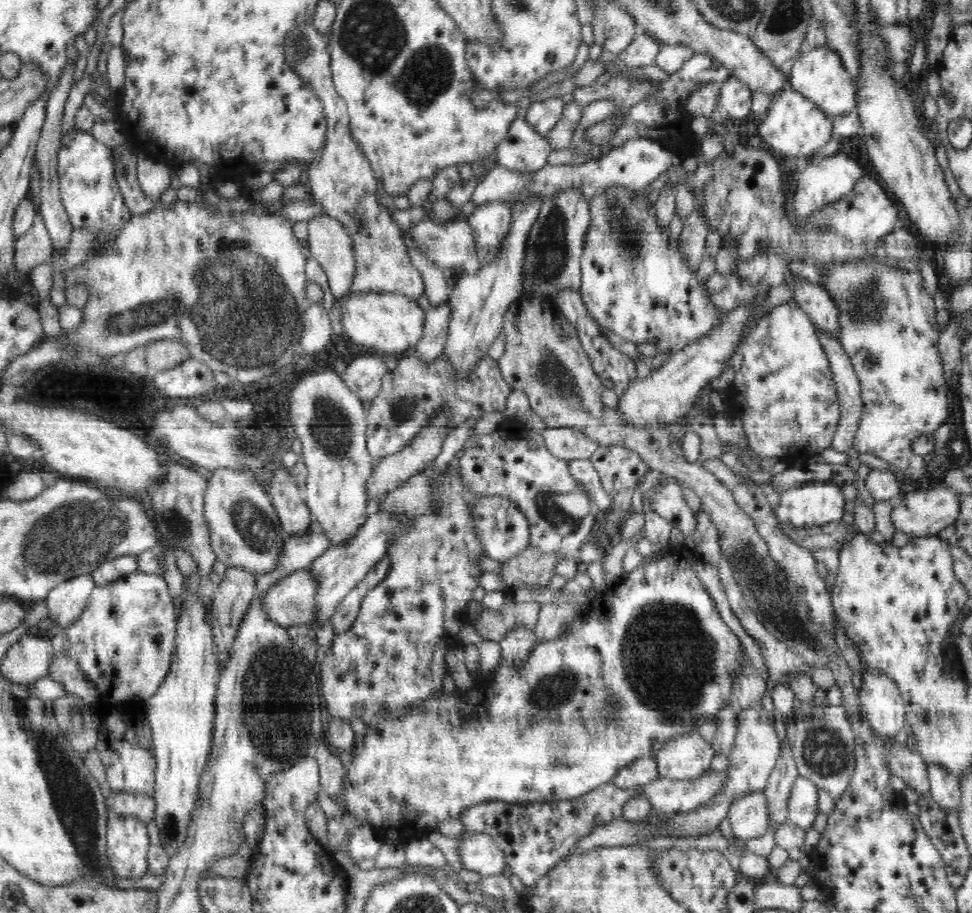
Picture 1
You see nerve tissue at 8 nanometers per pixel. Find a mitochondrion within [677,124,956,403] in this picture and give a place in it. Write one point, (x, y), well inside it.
(866, 304)

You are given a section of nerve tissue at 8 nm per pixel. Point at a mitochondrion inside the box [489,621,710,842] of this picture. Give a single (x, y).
(553, 692)

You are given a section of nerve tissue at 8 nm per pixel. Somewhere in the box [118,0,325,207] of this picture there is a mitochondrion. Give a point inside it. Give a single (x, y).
(300, 46)

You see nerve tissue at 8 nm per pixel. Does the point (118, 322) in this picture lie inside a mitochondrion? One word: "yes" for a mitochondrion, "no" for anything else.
yes

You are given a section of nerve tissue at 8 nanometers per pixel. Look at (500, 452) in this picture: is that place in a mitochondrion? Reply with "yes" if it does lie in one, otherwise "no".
no

